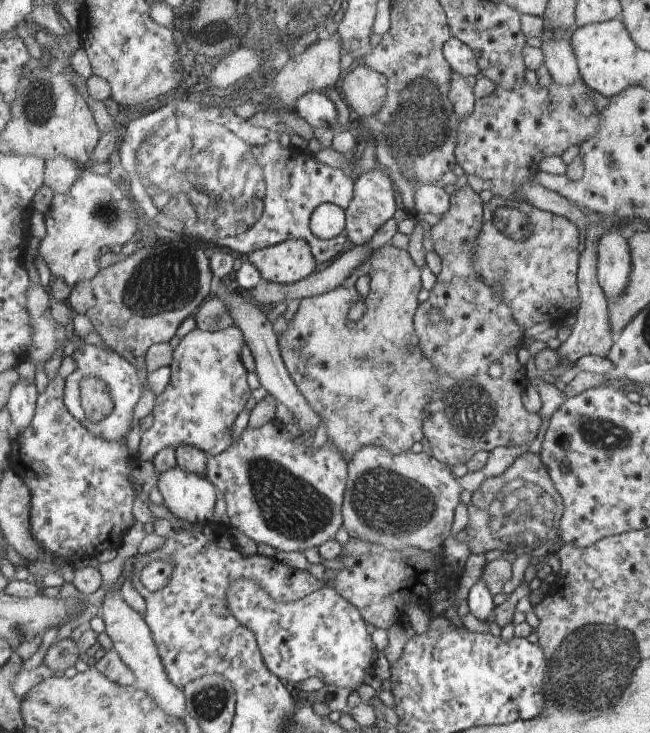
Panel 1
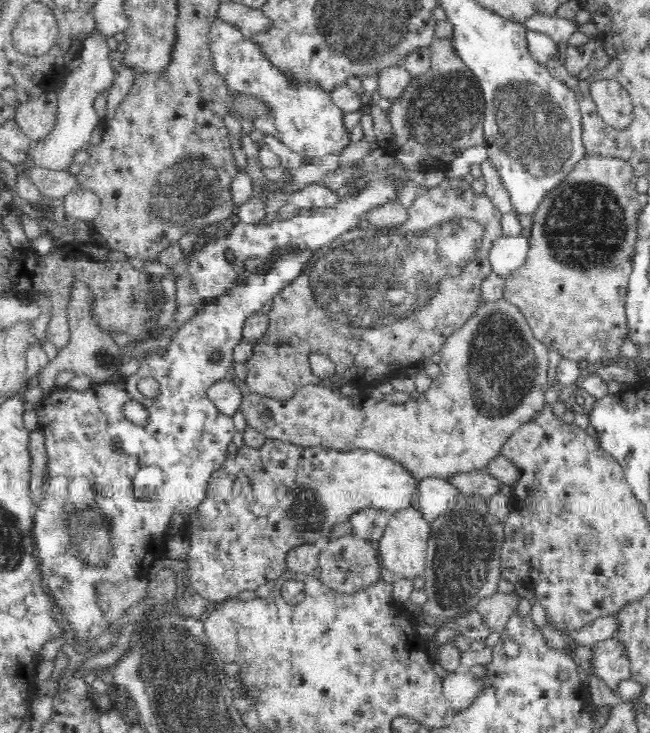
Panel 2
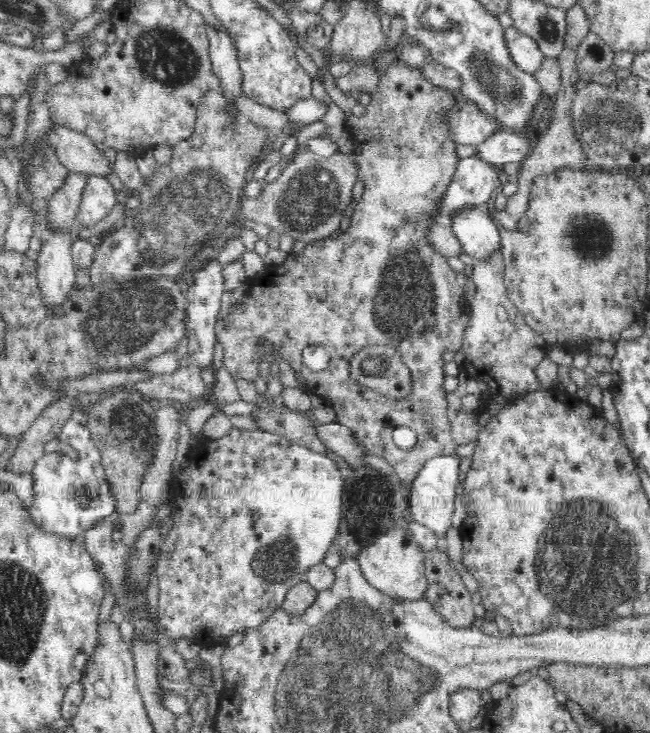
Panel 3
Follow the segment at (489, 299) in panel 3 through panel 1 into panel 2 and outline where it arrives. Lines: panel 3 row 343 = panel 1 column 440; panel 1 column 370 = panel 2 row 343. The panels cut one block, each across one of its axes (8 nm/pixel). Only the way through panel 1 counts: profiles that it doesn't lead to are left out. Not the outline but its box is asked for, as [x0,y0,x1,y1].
[239,297,549,480]

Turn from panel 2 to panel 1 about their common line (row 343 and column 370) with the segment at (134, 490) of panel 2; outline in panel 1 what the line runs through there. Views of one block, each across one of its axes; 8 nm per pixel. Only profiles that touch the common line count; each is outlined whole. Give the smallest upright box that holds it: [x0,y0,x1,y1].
[347,168,398,246]

